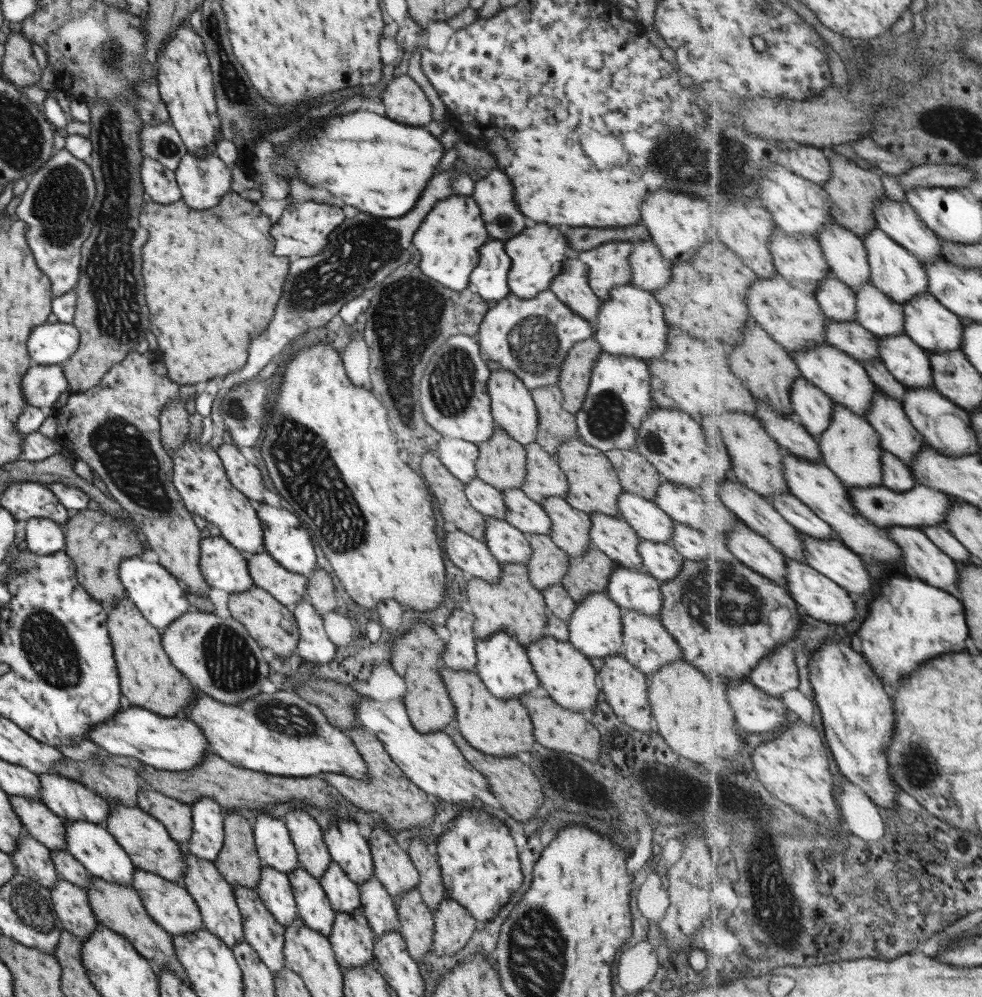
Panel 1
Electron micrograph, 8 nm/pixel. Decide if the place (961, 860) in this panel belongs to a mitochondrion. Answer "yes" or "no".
no

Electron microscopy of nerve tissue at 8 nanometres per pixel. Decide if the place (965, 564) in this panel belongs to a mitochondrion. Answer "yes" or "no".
no

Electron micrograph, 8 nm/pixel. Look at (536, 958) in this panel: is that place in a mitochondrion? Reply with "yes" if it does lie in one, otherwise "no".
yes

